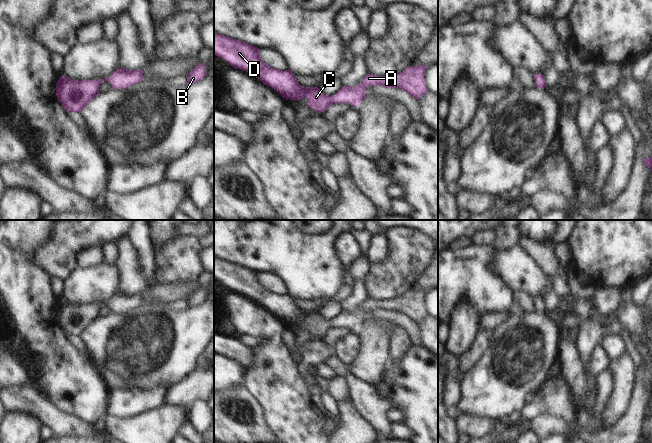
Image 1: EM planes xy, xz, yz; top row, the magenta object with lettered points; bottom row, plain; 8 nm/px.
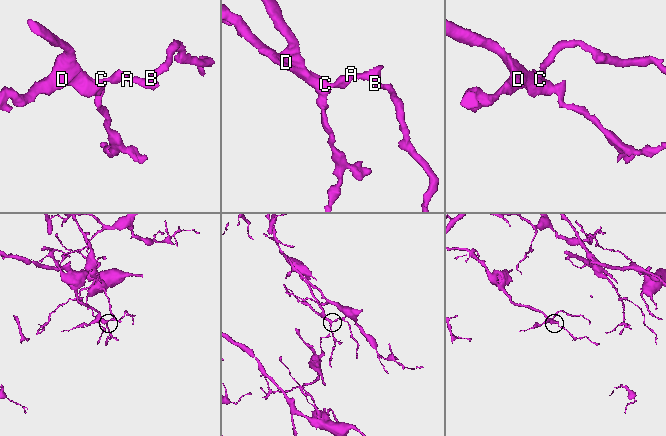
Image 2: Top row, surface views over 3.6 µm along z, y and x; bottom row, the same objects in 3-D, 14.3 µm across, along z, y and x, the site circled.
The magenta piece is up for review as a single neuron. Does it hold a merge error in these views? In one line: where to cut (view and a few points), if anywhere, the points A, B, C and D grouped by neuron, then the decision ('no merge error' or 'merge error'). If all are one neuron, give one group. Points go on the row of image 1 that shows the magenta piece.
cut none; groups A B C D; no merge error

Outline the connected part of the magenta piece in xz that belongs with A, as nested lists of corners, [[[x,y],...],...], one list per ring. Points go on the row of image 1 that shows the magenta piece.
[[[214,32],[214,55],[222,57],[235,69],[251,73],[287,100],[294,101],[306,97],[308,106],[318,112],[325,112],[330,105],[337,103],[358,106],[365,99],[365,89],[372,85],[400,88],[416,100],[429,92],[424,79],[428,65],[418,65],[406,67],[397,75],[376,76],[368,73],[361,84],[354,87],[342,86],[335,95],[327,96],[318,87],[299,84],[289,69],[282,71],[266,64],[261,59],[259,50],[244,41]]]

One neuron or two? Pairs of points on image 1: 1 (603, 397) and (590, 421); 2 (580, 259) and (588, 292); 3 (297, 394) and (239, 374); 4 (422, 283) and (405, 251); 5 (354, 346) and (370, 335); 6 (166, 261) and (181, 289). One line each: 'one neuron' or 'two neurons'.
1: one neuron
2: two neurons
3: two neurons
4: two neurons
5: two neurons
6: two neurons

